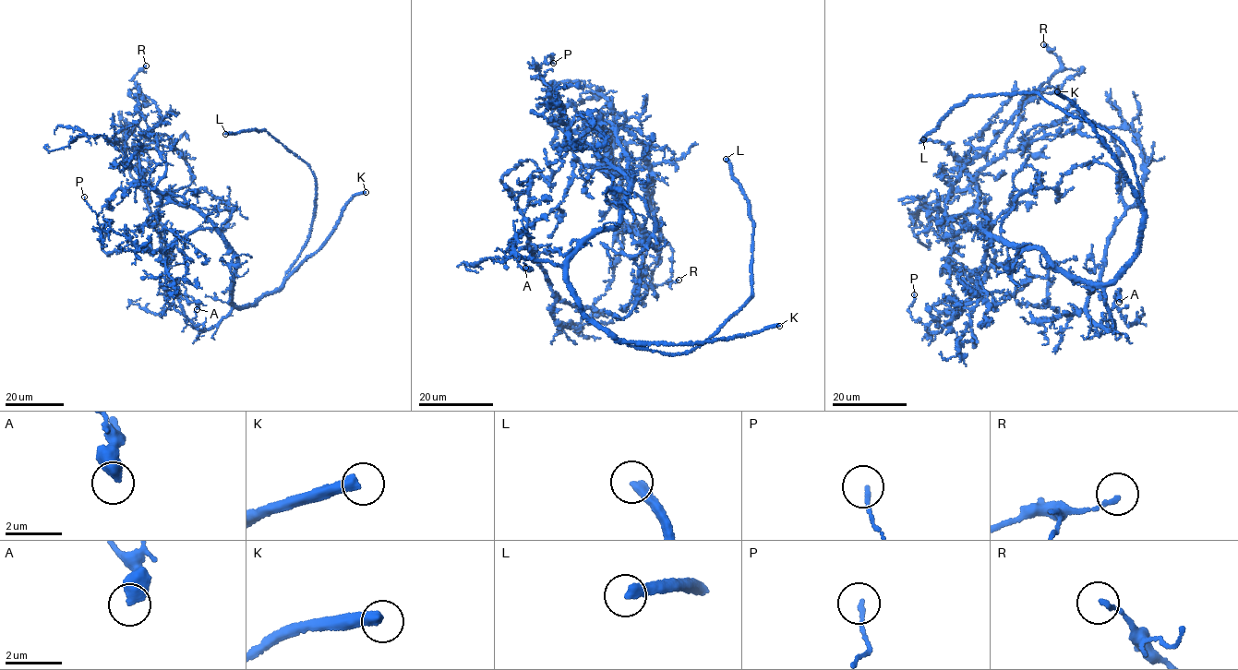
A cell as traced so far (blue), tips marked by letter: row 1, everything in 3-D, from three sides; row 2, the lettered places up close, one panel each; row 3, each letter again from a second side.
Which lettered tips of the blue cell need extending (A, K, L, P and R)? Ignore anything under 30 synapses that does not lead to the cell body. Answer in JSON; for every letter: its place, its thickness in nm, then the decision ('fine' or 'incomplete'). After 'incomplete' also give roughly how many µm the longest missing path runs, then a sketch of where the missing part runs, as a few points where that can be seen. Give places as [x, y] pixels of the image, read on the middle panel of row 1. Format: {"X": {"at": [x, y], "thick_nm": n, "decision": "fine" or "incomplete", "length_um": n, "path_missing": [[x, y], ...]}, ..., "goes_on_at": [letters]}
{"A": {"at": [525, 268], "thick_nm": 500, "decision": "fine"}, "K": {"at": [779, 326], "thick_nm": 400, "decision": "incomplete", "length_um": 350}, "L": {"at": [726, 159], "thick_nm": 380, "decision": "incomplete", "length_um": 40, "path_missing": [[726, 159], [707, 129], [694, 116], [685, 97], [671, 82], [666, 61], [655, 55]]}, "P": {"at": [553, 63], "thick_nm": 140, "decision": "fine"}, "R": {"at": [679, 280], "thick_nm": 150, "decision": "fine"}, "goes_on_at": ["K", "L"]}

